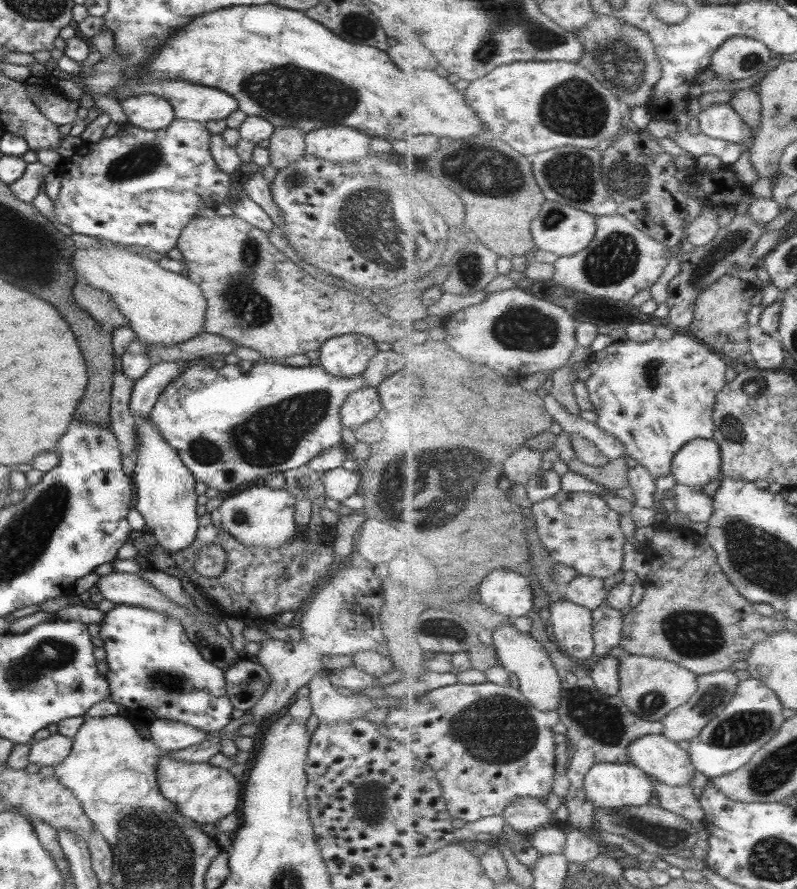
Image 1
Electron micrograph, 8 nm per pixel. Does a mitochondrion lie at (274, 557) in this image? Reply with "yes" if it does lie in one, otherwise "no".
no

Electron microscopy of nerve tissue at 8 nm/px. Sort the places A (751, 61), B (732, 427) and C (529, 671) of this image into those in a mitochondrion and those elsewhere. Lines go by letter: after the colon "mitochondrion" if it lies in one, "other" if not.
A: mitochondrion
B: mitochondrion
C: other

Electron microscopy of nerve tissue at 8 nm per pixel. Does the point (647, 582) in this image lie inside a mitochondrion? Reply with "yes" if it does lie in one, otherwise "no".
no

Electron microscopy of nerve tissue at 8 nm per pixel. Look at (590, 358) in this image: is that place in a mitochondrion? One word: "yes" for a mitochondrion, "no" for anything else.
no

